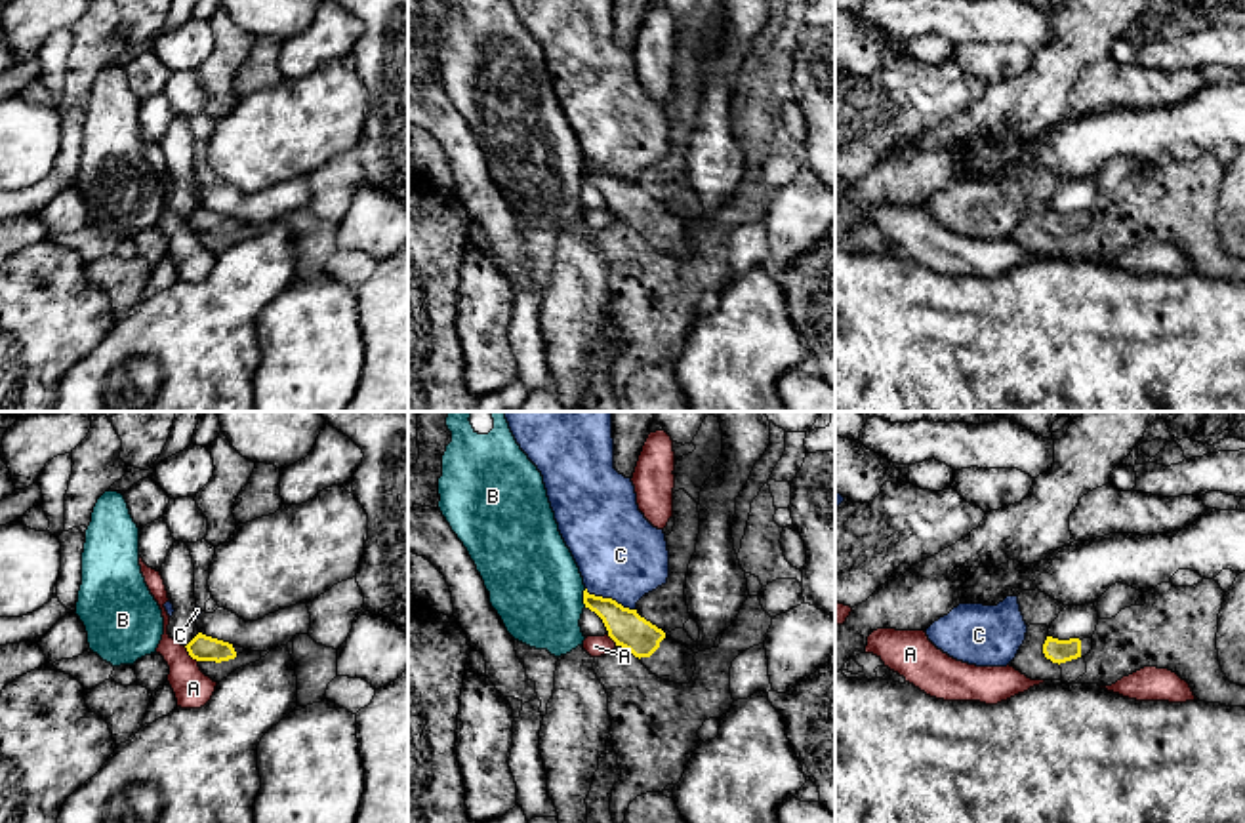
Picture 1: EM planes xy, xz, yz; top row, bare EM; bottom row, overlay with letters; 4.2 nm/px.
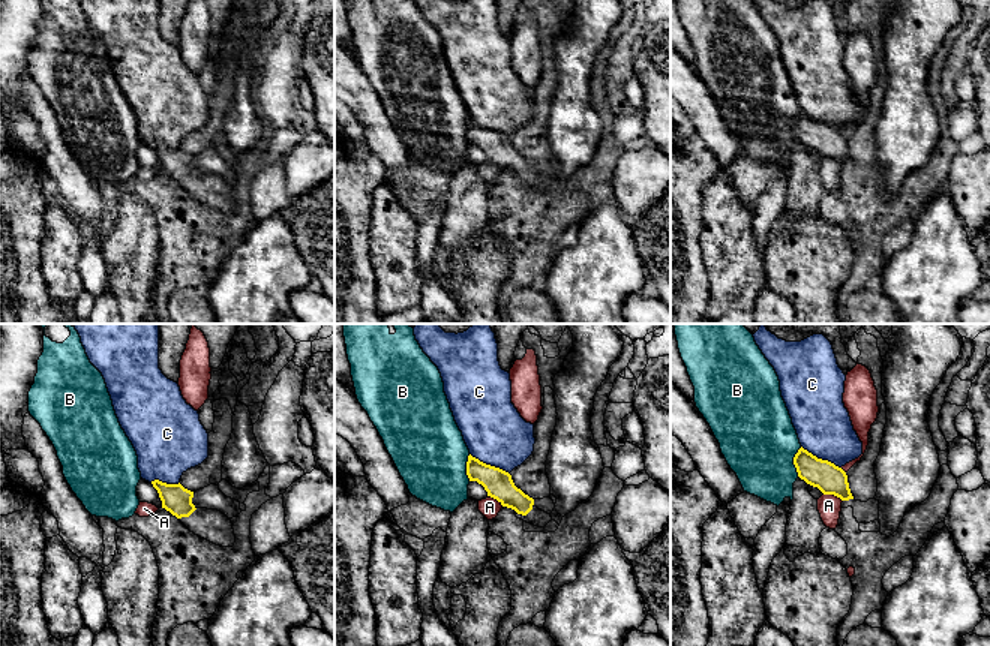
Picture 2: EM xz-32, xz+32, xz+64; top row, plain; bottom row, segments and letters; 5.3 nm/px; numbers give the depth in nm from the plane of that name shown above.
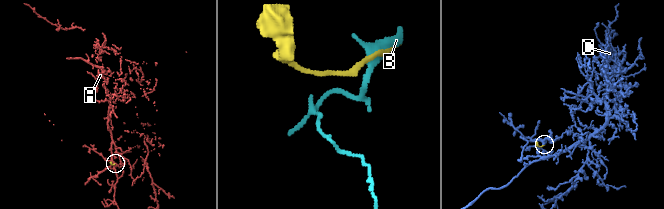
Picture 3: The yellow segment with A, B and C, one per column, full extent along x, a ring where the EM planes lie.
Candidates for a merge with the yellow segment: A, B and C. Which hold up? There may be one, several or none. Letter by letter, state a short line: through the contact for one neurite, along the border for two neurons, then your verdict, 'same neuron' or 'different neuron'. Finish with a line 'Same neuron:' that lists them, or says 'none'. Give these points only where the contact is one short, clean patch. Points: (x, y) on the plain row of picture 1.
A: line xy (183, 220), (197, 235); different neuron
B: different neuron
C: line xz (586, 160), (590, 166), (611, 170), (633, 183); different neuron
Same neuron: none

